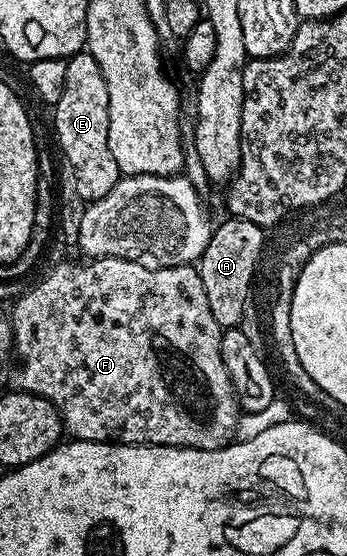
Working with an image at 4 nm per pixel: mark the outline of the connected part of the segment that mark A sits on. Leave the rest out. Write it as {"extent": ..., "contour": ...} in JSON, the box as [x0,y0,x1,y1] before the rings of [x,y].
{"extent":[198,218,264,329],"contour":[[[227,218],[224,224],[216,223],[214,225],[209,242],[198,258],[199,277],[201,278],[201,286],[205,286],[205,299],[209,301],[209,311],[213,313],[213,318],[217,318],[217,322],[222,329],[239,327],[247,282],[250,279],[256,253],[259,252],[260,235],[263,231],[264,229],[260,228],[259,225],[248,220]]]}

